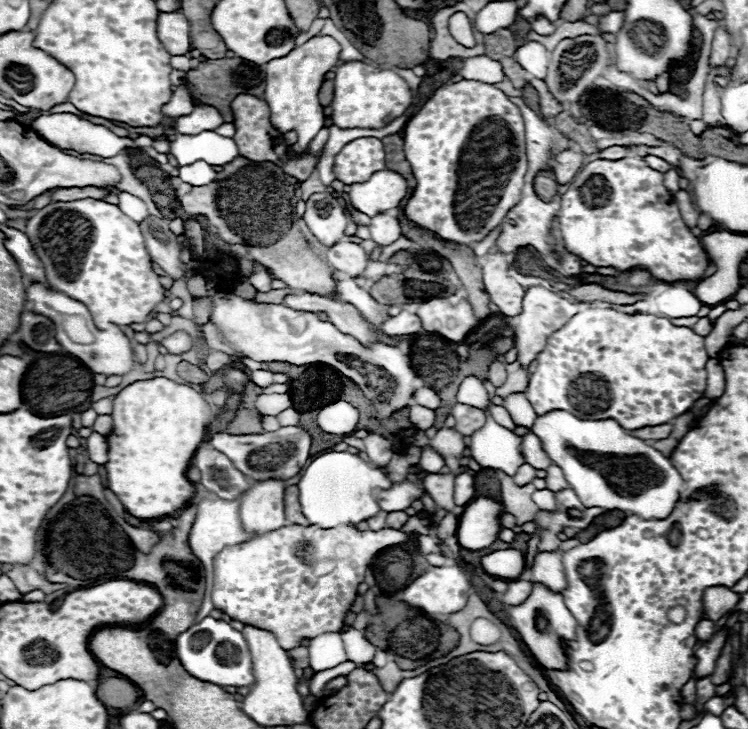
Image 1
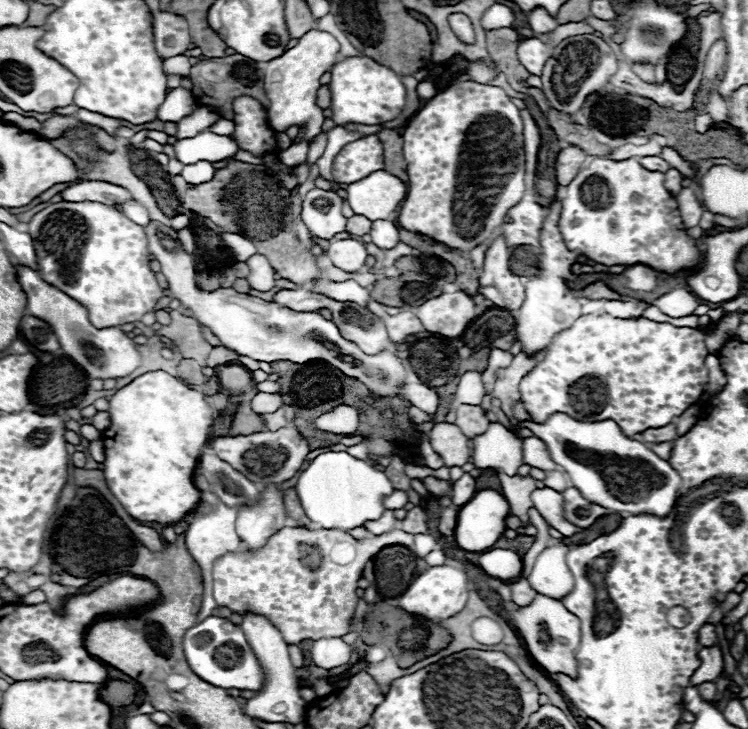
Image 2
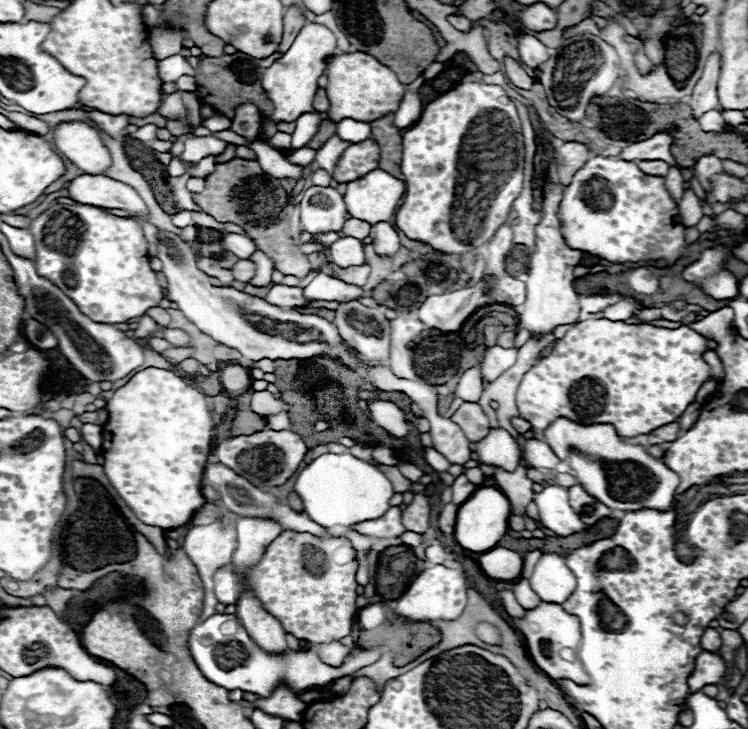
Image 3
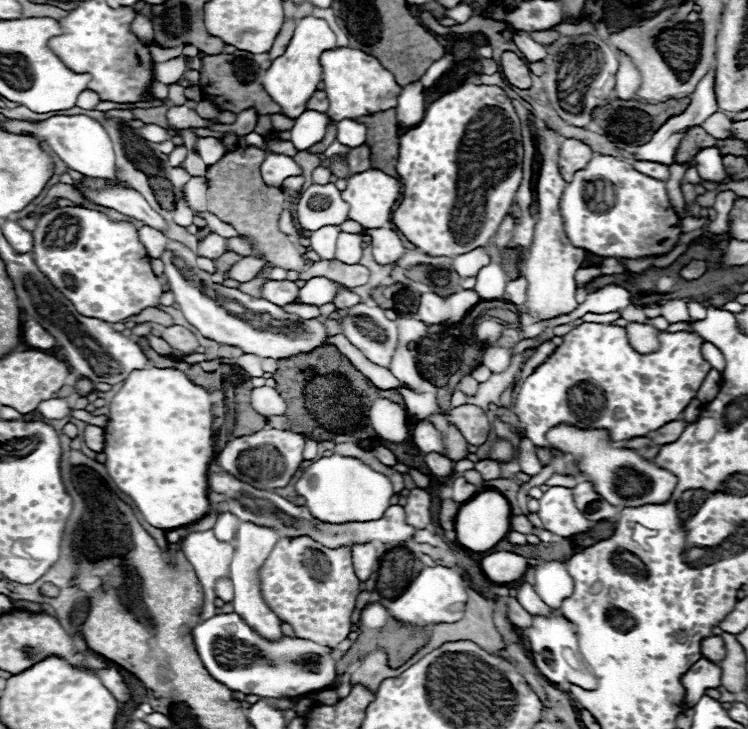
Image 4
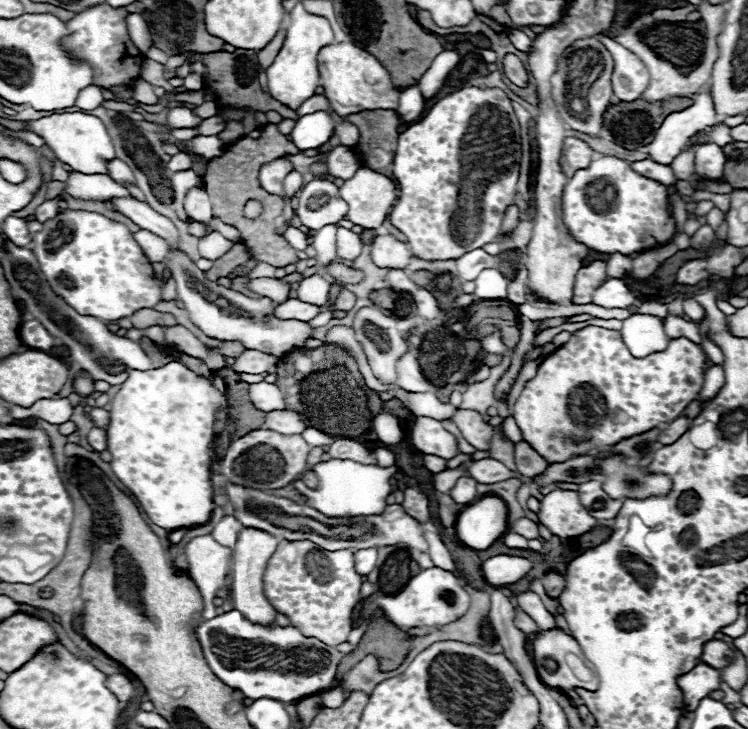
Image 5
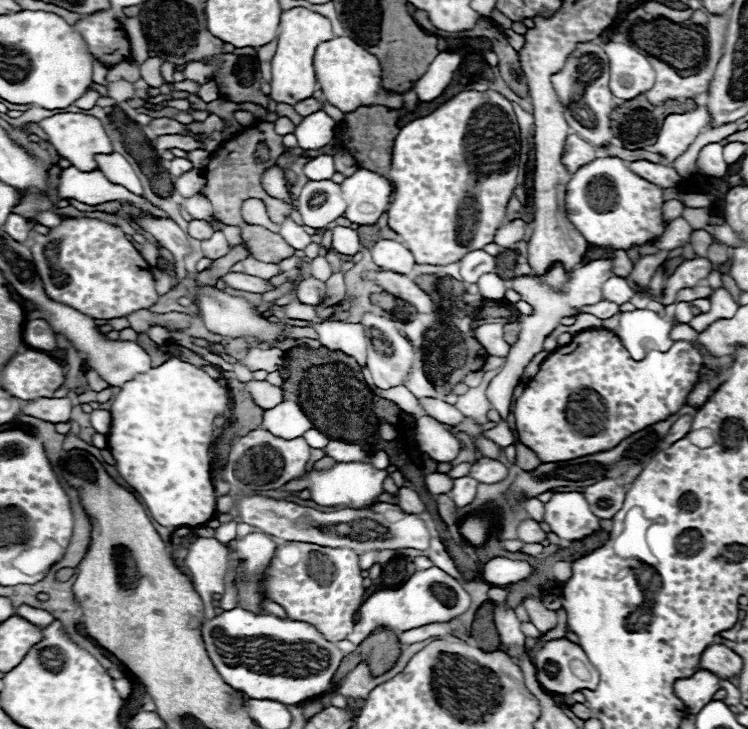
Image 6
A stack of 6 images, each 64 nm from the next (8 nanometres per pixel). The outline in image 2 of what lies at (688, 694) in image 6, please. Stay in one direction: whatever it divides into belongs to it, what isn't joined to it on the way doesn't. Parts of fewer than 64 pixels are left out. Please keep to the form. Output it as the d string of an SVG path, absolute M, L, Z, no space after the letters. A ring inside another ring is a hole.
M718 644L700 648L698 658L700 658L700 668L696 668L696 672L692 674L690 684L698 686L702 682L712 682L714 678L720 676L724 662L722 662L722 650Z

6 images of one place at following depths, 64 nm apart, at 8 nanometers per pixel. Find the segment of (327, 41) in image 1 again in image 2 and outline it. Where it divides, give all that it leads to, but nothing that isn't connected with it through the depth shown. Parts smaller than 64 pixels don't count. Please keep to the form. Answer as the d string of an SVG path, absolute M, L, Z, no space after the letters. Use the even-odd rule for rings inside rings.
M310 30L310 32L306 32L300 38L300 42L296 46L292 46L280 58L274 58L274 60L268 62L260 62L265 63L262 68L266 68L264 90L266 90L266 96L270 100L270 108L268 108L270 126L276 132L284 132L290 126L298 126L298 128L306 126L306 132L304 132L302 140L298 144L292 144L290 148L280 152L280 160L286 166L294 166L294 164L306 162L308 144L322 130L324 114L316 106L316 90L320 88L320 76L324 72L328 72L336 64L338 50L340 50L340 44L336 42L336 38L332 34L320 32L320 30Z

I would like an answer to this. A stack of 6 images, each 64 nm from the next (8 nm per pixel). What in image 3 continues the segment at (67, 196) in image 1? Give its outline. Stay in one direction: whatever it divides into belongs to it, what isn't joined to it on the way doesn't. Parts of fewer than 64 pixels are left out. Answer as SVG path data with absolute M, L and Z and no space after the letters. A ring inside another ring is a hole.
M78 176L68 186L68 196L74 202L94 204L102 208L120 208L130 214L146 216L146 206L134 188L106 176Z

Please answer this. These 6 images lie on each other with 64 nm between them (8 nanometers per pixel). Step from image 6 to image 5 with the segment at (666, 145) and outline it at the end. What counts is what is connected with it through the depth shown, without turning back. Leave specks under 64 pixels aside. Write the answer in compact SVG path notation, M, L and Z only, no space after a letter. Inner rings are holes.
M704 90L692 98L694 104L682 112L670 114L656 130L652 144L640 148L640 152L646 152L648 158L656 160L658 164L670 164L684 150L690 136L716 122L716 110L710 92Z

